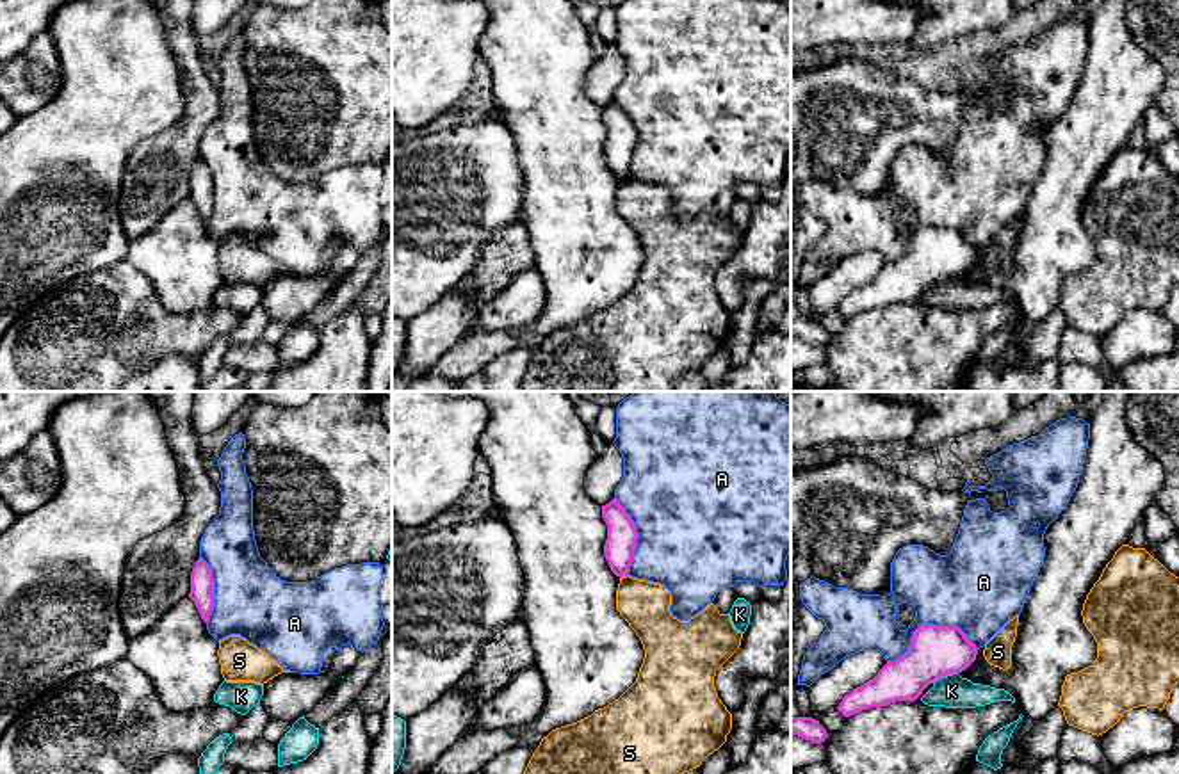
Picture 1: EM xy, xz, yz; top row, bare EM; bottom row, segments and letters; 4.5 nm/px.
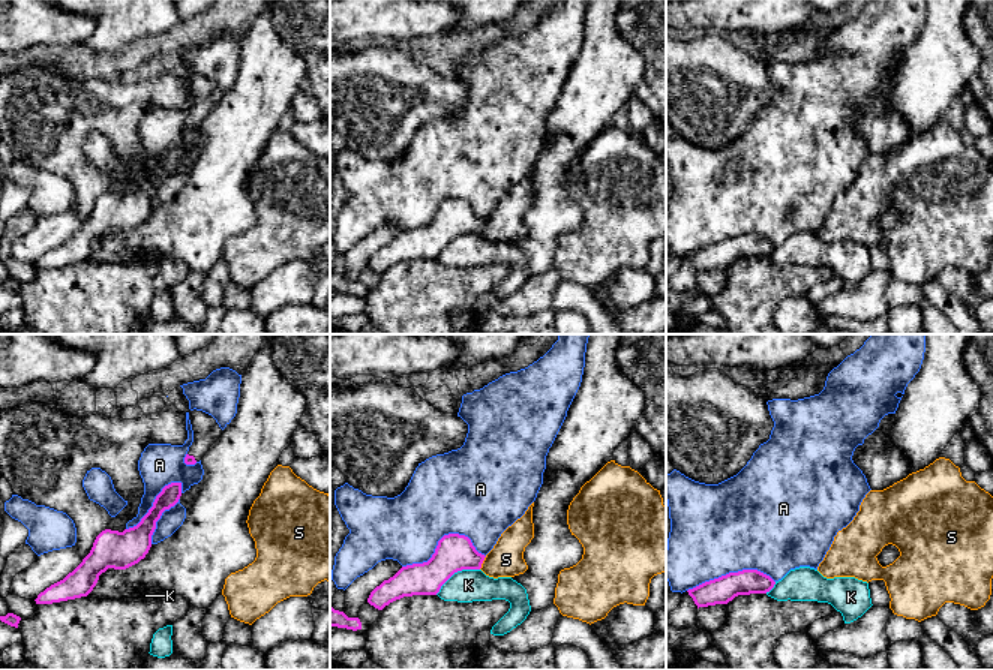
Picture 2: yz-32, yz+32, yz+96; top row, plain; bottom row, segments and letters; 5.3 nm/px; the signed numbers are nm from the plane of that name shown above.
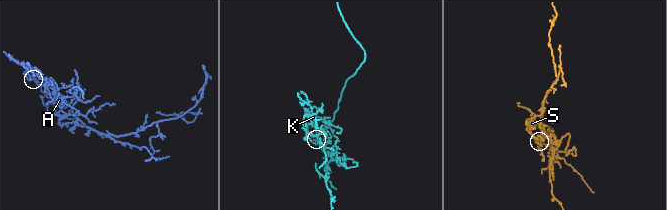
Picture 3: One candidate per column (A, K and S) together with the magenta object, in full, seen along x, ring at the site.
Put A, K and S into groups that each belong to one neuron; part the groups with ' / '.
A / K / S

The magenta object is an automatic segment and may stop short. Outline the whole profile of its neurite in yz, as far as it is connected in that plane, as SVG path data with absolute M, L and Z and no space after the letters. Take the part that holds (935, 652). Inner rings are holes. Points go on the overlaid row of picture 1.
M921 625L910 649L887 662L878 674L842 697L837 710L850 717L873 706L915 701L939 678L962 673L976 660L978 649L956 626Z

